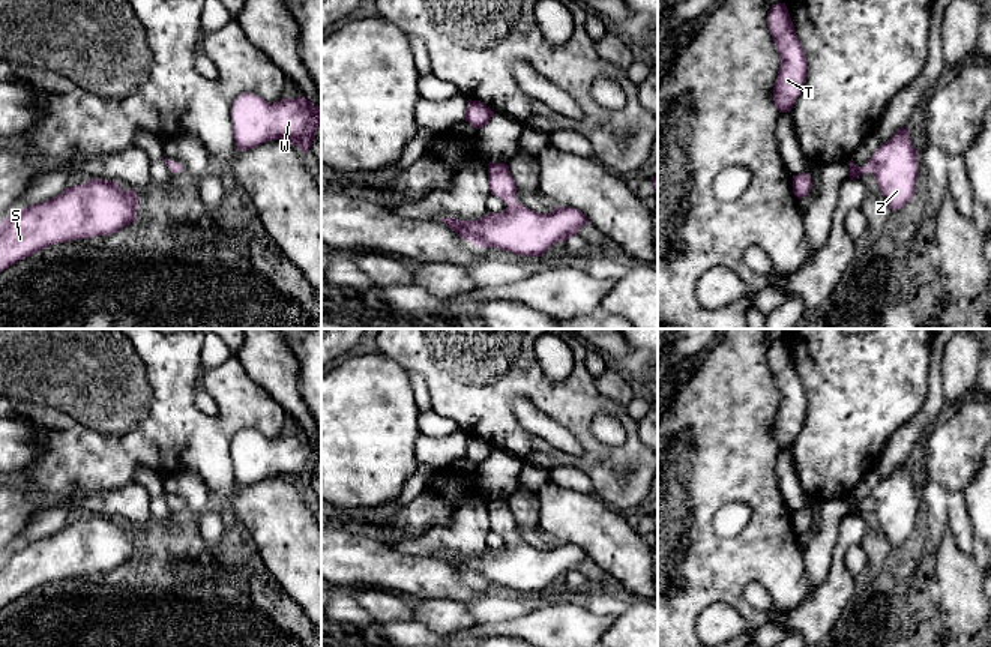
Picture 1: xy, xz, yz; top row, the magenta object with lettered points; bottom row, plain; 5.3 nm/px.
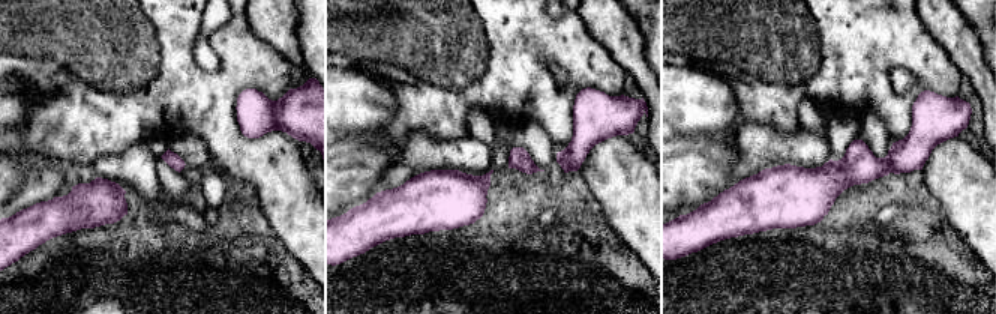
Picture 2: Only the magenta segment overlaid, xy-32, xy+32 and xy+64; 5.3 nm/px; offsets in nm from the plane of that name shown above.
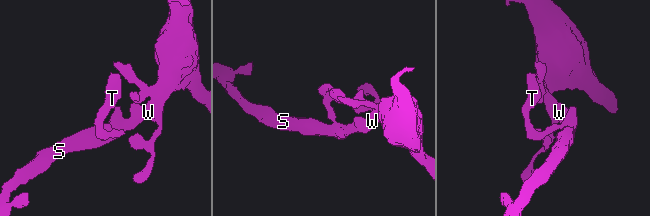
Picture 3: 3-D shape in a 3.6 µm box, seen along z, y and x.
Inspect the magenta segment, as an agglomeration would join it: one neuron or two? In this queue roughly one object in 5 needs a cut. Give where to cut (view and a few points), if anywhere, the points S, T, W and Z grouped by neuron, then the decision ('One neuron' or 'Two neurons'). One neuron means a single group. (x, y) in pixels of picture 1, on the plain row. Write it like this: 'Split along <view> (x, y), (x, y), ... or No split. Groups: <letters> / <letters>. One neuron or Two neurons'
No split. Groups: S T W Z. One neuron

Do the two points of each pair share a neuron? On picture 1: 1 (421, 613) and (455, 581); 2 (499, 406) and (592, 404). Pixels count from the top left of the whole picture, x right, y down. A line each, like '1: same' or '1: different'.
1: different
2: same

